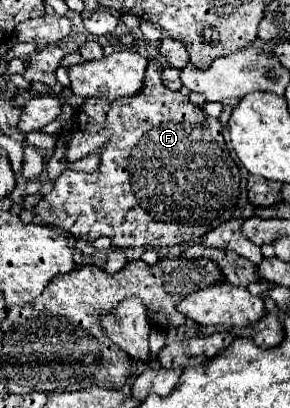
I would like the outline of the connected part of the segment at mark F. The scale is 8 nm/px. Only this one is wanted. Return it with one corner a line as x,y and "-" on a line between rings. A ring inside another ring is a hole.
148,62
144,88
136,96
112,102
102,98
84,100
72,124
72,140
66,148
66,160
74,162
98,152
102,146
100,168
96,174
66,168
56,178
54,190
36,206
36,216
40,216
42,222
90,242
108,236
116,248
164,248
198,238
230,218
240,194
240,172
226,148
222,124
216,118
206,116
188,100
188,96
168,90
160,82
160,72
160,64

